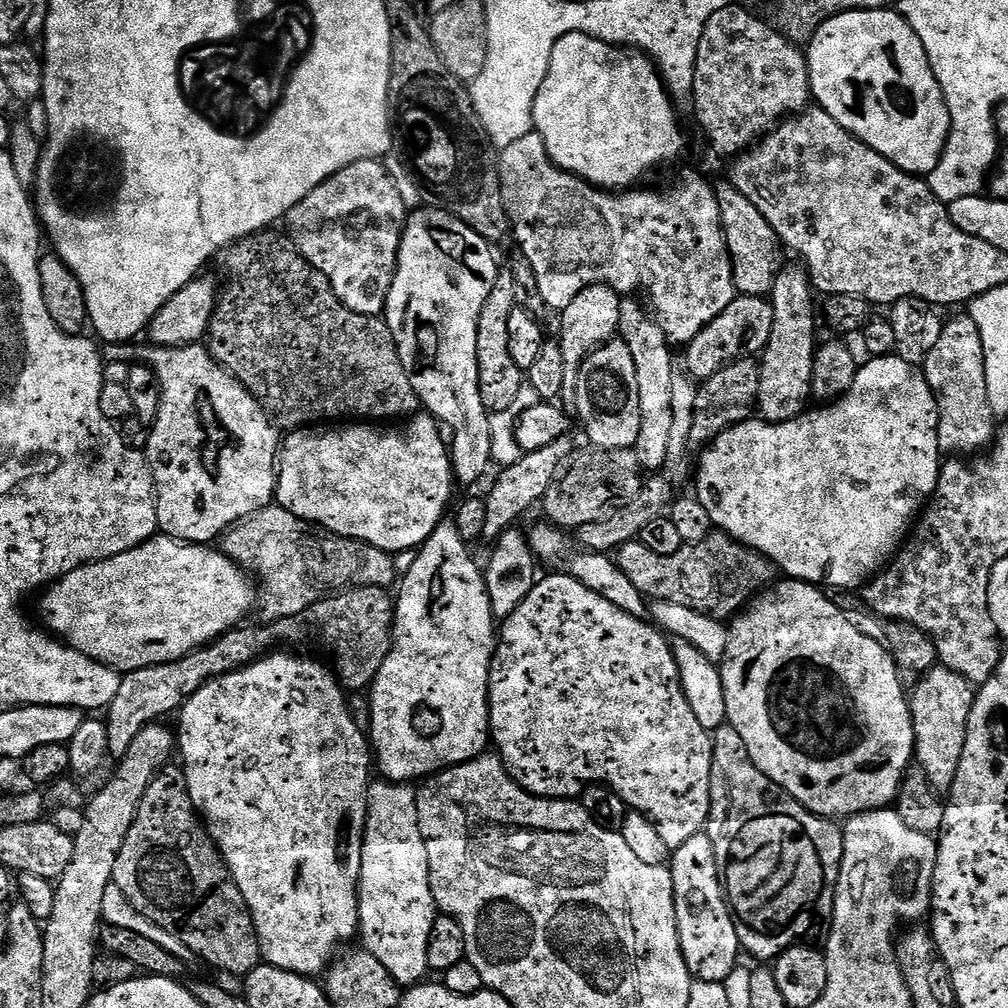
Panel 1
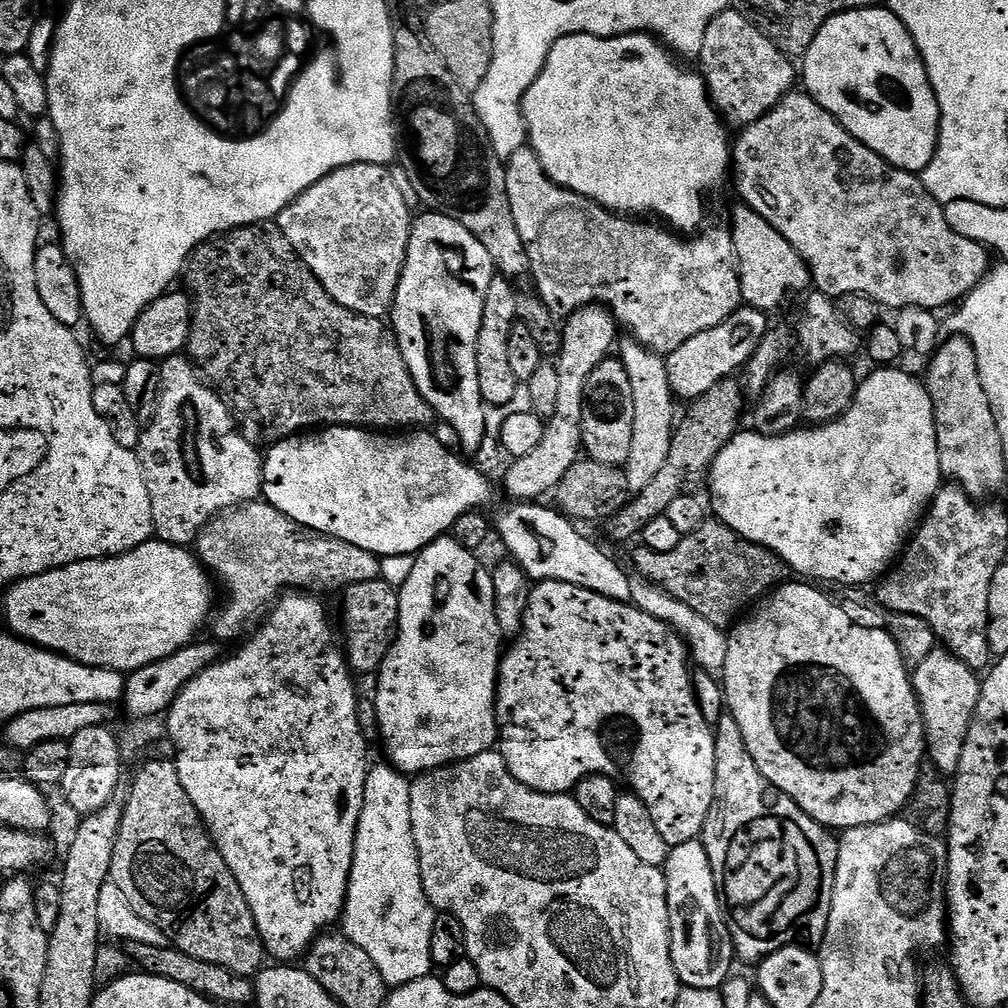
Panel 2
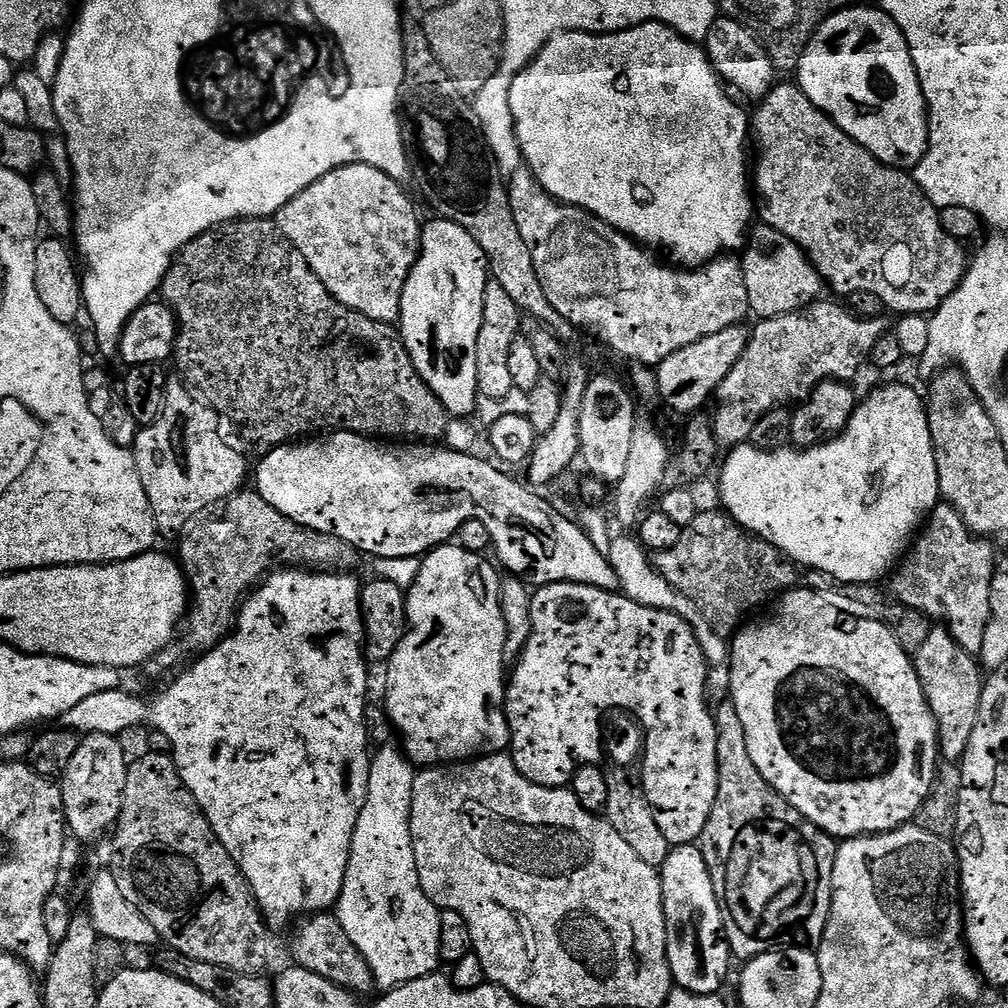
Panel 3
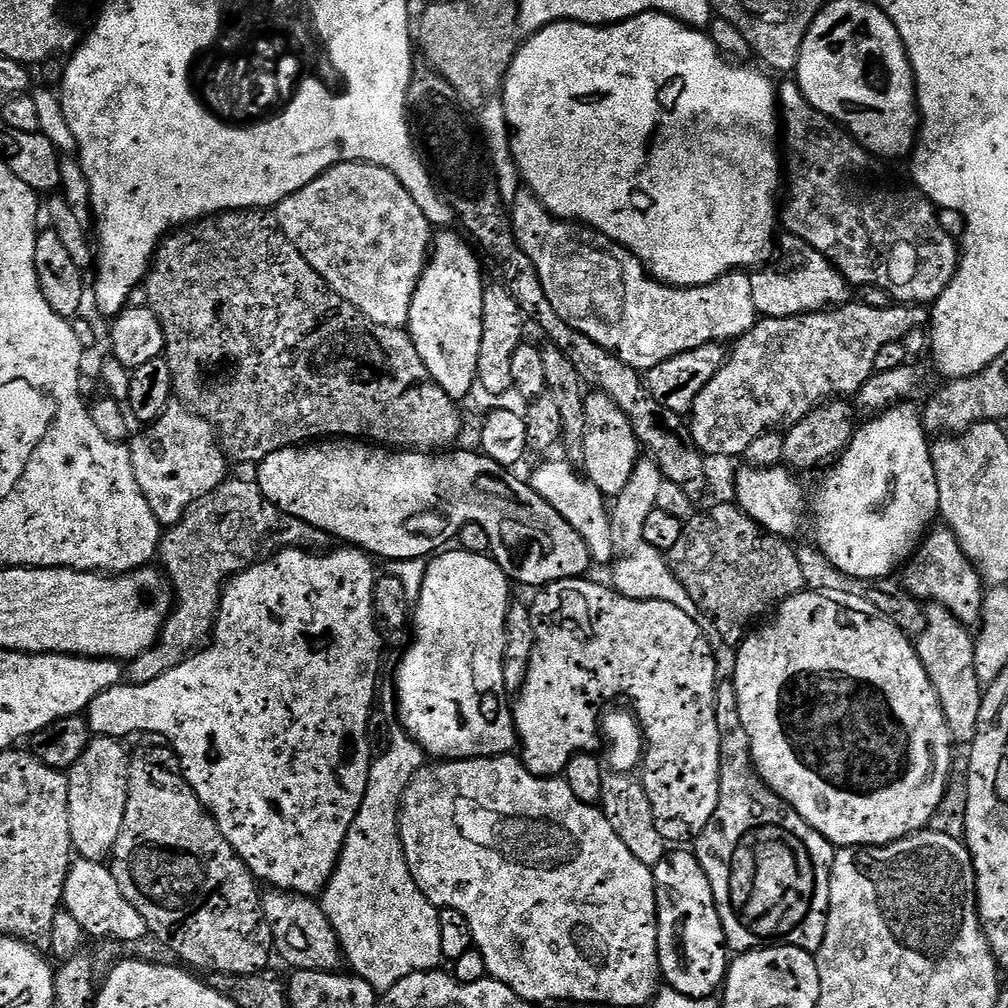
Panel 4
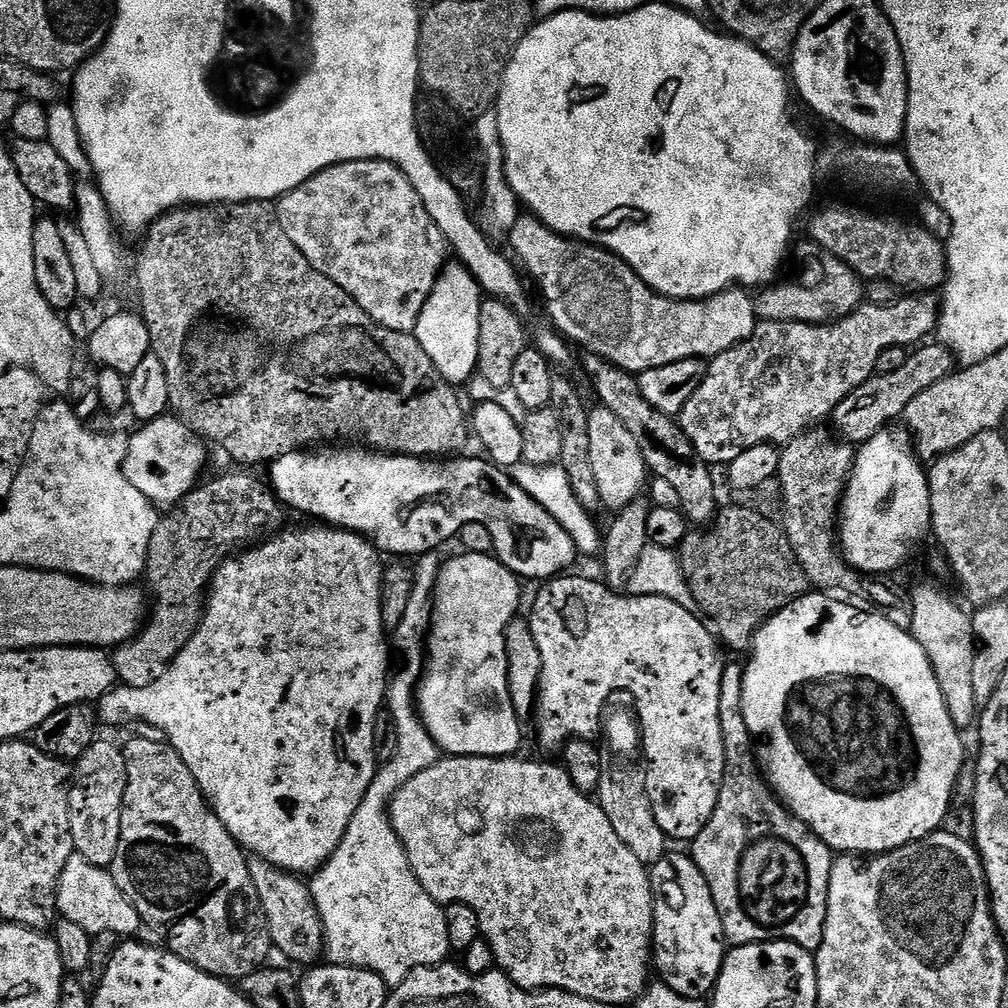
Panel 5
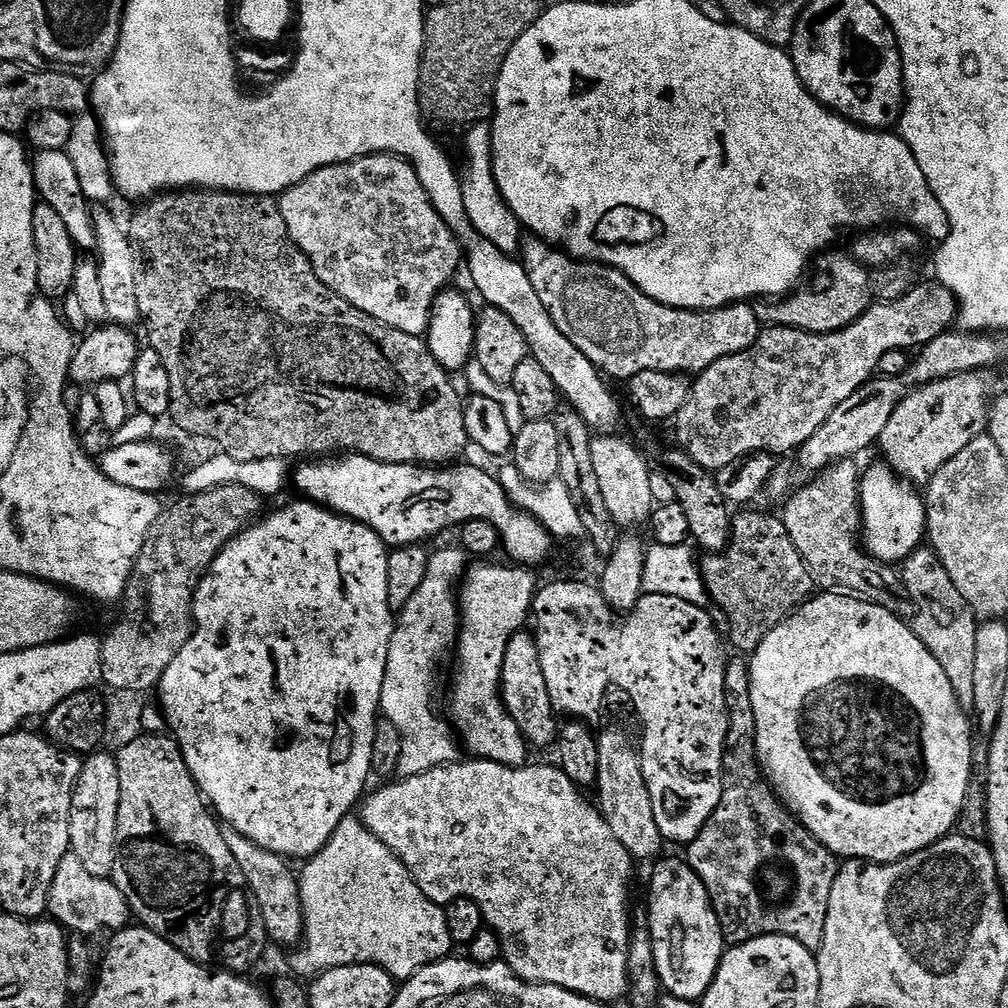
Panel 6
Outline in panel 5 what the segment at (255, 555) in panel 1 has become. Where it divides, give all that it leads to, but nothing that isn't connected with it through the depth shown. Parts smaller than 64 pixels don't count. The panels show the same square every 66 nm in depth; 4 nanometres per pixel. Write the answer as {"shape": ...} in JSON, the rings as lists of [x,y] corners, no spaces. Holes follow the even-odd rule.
{"shape":[[[247,471],[228,472],[217,480],[201,483],[167,514],[161,515],[156,524],[154,538],[150,538],[148,561],[144,567],[147,587],[150,589],[154,607],[150,619],[143,629],[126,644],[121,644],[111,653],[116,679],[126,688],[145,688],[150,682],[158,682],[162,674],[174,662],[174,658],[192,640],[200,617],[204,615],[204,601],[212,575],[218,571],[225,560],[277,535],[285,527],[286,509],[276,498],[275,492],[267,483],[247,476]]]}

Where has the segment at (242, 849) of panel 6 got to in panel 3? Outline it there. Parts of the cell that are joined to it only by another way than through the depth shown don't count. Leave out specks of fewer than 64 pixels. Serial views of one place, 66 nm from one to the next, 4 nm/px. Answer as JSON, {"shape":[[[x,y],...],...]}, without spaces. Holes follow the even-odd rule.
{"shape":[[[331,911],[309,915],[301,919],[295,928],[296,933],[292,936],[295,967],[305,968],[314,974],[322,974],[322,978],[342,986],[347,992],[356,993],[361,998],[367,997],[367,992],[376,988],[376,979],[366,958],[358,950],[358,946],[350,942],[346,930],[342,930],[342,922]]]}

